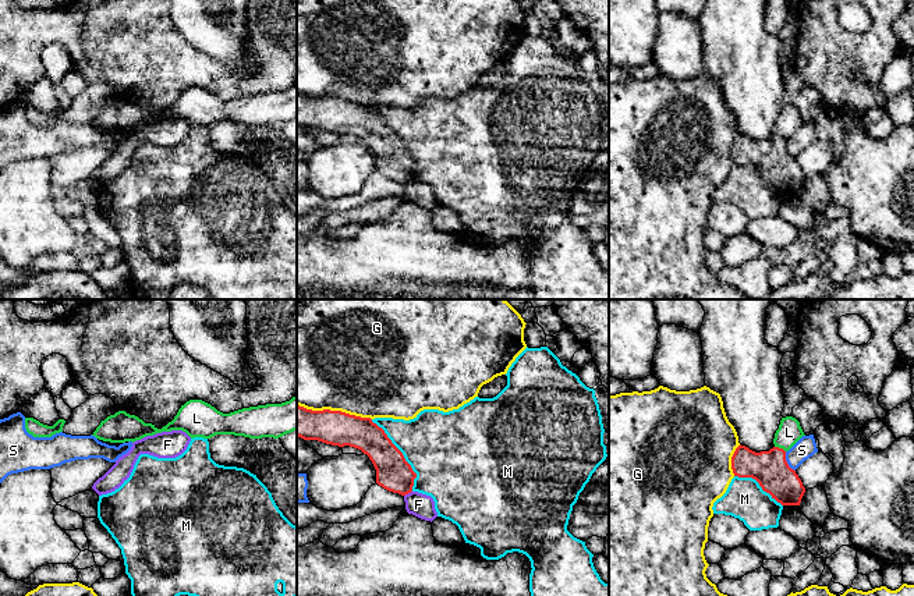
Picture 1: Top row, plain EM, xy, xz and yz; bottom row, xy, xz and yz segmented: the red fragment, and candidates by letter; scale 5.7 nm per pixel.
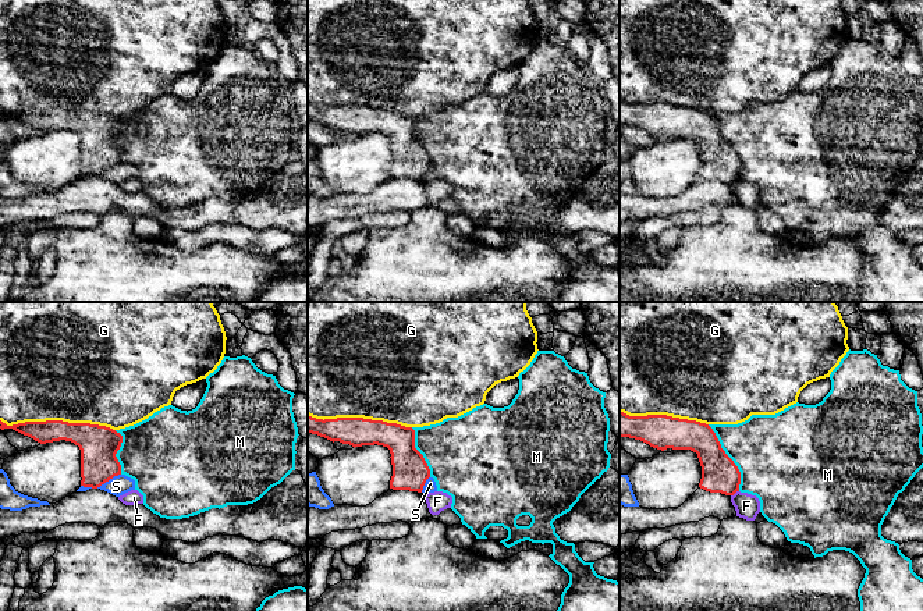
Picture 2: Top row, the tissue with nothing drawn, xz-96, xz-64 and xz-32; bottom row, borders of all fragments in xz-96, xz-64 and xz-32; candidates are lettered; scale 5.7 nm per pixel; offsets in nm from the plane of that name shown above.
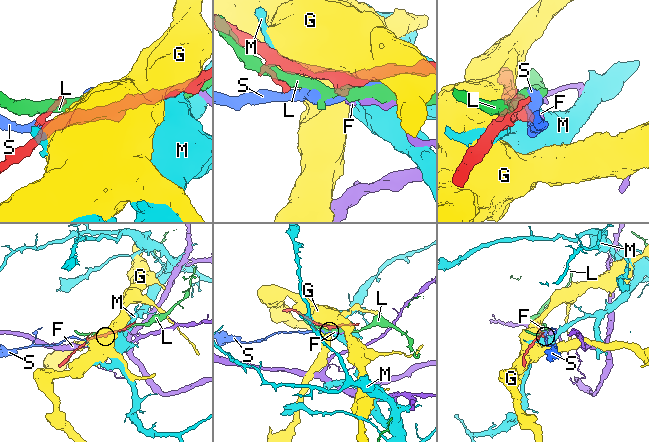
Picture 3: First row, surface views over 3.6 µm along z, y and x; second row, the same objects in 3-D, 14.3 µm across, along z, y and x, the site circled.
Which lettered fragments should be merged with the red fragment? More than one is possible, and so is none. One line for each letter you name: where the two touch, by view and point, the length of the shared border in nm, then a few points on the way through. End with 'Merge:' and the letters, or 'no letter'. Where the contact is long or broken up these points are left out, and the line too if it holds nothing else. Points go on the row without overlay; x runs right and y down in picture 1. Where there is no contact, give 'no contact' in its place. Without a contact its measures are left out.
Merge: no letter

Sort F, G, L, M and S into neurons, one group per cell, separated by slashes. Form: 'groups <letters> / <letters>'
groups F / G / L / M / S

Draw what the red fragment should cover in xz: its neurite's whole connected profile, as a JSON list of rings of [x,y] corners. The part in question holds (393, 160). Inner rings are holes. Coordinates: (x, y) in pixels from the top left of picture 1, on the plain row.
[[[297,93],[297,124],[358,136],[372,149],[379,174],[401,184],[412,180],[417,162],[385,118],[371,106],[330,97],[312,99]]]

